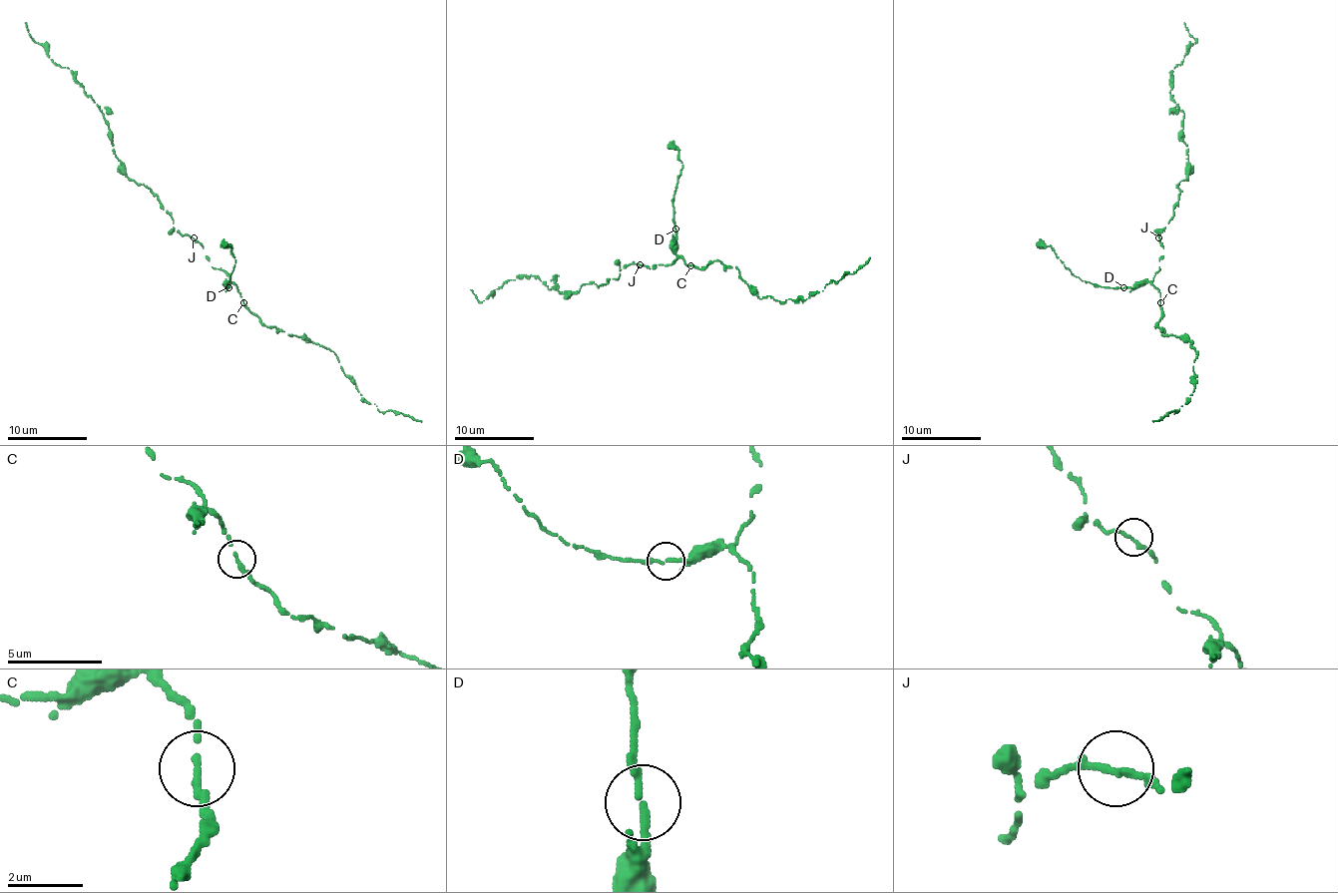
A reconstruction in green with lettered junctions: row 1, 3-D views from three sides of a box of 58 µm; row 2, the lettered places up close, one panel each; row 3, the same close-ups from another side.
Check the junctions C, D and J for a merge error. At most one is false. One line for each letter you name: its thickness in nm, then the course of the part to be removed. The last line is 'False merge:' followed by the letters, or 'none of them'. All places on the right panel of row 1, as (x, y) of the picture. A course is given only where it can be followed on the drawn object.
False merge: none of them

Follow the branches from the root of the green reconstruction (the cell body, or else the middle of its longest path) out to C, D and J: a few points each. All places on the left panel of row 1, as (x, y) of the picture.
C: (206, 255), (212, 267), (222, 269), (236, 287), (242, 303)
D: (206, 255), (212, 267), (222, 269), (228, 277), (228, 287)
J: (206, 255), (204, 247), (194, 237)

